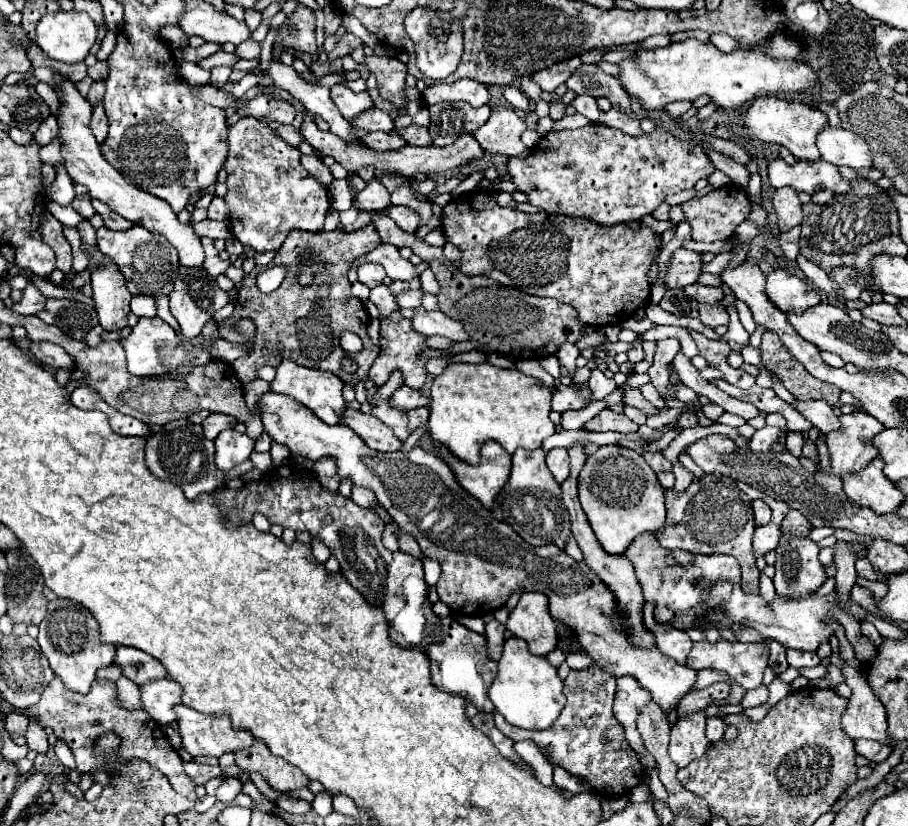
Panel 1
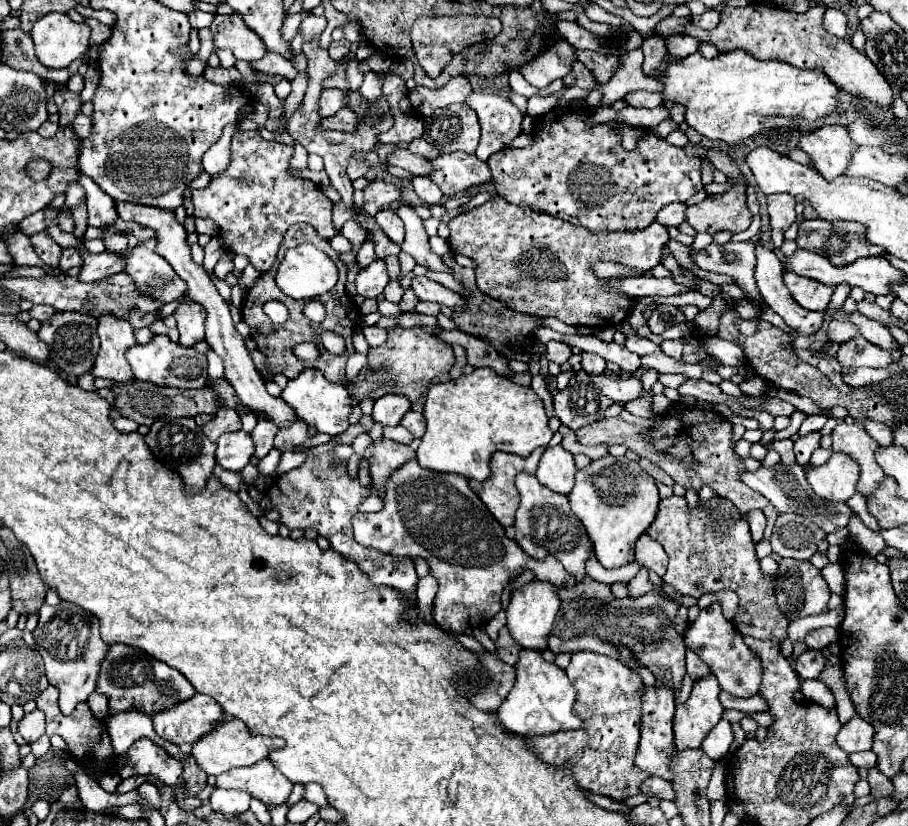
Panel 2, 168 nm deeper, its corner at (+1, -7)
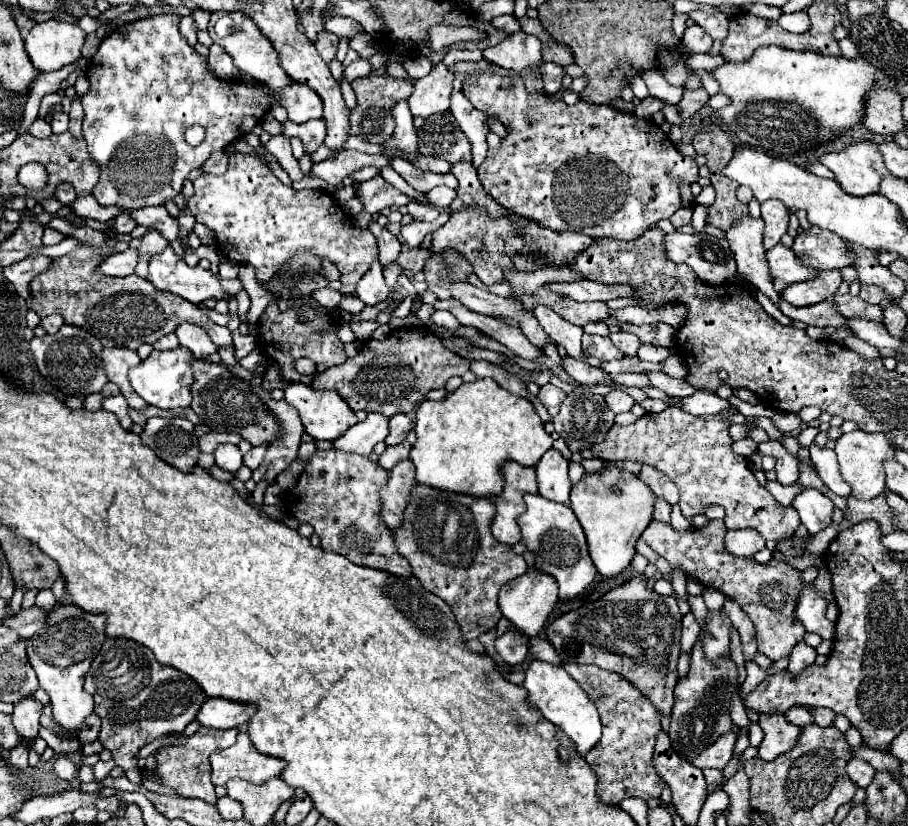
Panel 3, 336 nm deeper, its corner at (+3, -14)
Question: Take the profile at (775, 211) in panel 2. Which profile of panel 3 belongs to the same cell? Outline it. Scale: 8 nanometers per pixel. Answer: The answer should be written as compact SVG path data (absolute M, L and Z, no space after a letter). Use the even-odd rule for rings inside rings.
M767 200L761 204L761 218L765 220L763 246L771 250L789 228L789 210L779 200Z

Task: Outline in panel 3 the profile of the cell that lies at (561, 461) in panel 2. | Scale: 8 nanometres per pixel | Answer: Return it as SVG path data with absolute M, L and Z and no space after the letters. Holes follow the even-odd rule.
M547 450L539 464L535 466L537 470L537 486L539 494L547 500L553 502L567 502L569 500L569 490L571 490L571 480L567 476L569 460L561 456L557 450Z

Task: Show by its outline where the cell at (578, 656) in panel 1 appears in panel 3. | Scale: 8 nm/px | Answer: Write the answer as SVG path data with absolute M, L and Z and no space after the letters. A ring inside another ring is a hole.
M533 638L531 640L531 654L539 660L545 660L545 662L551 662L551 664L561 664L561 658L559 654L555 652L555 648L551 646L549 640L541 640L541 638Z

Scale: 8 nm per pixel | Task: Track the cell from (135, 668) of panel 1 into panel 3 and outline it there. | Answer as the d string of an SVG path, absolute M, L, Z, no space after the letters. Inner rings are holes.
M131 640L103 642L91 664L89 676L85 676L85 690L93 696L95 712L103 722L99 740L113 752L117 766L125 768L127 778L137 786L143 784L135 760L137 750L155 738L183 732L207 698L189 676L175 668L157 664L149 648L141 648L141 644L133 644Z

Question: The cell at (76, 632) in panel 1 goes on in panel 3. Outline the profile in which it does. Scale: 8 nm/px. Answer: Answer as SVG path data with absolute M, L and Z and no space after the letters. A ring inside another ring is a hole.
M57 604L35 636L27 640L27 656L39 678L39 686L49 694L53 704L53 718L63 730L81 728L83 720L93 712L93 696L85 692L83 680L89 666L105 642L105 616L89 614L73 604Z

